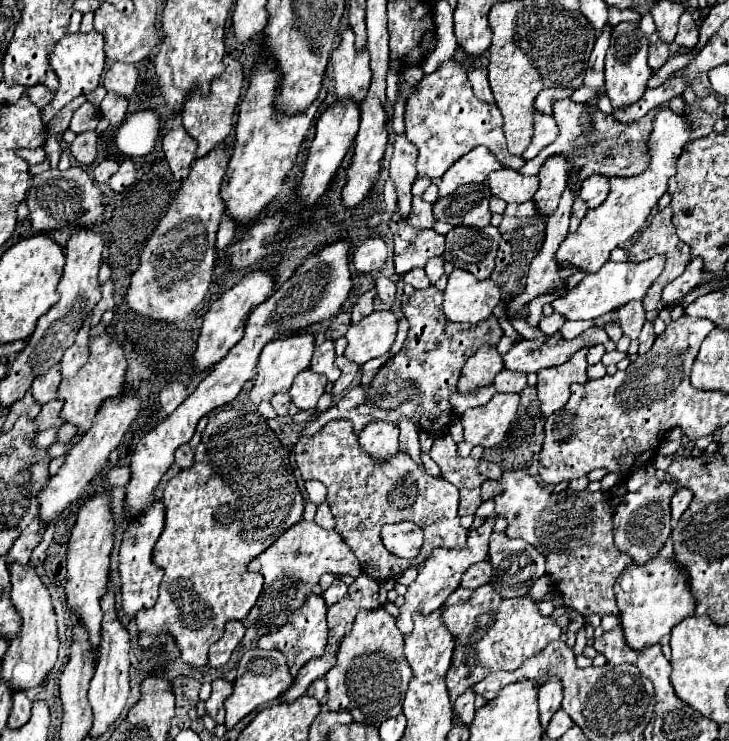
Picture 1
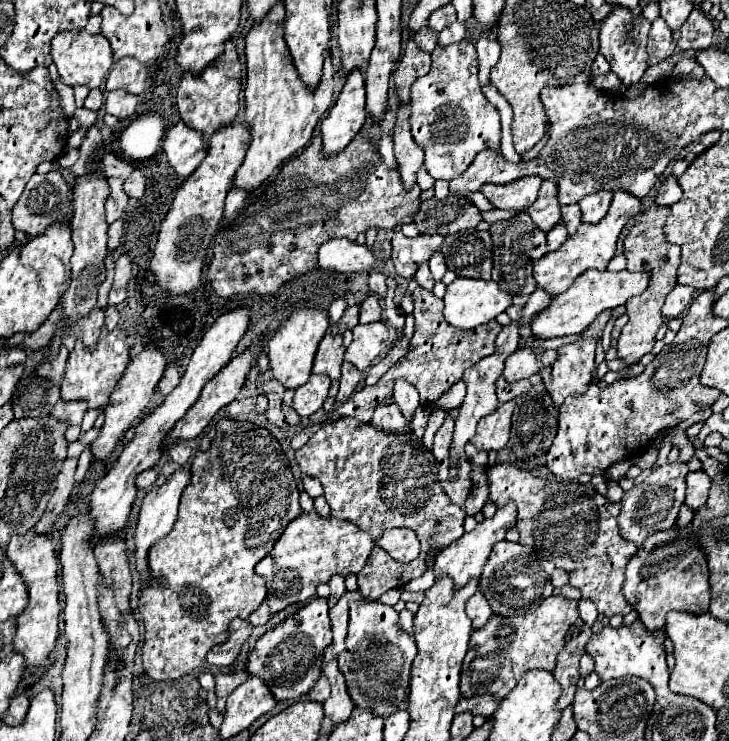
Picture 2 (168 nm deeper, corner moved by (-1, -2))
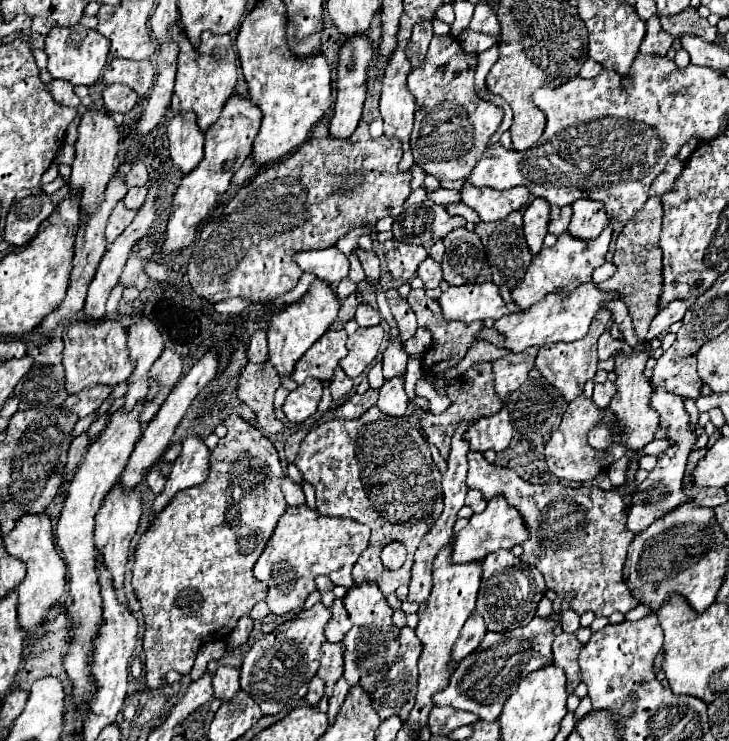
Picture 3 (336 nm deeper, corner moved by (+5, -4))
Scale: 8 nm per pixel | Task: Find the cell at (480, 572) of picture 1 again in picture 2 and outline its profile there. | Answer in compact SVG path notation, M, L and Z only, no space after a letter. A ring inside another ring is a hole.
M476 591L474 597L470 597L470 601L468 601L468 605L466 605L466 611L468 611L468 617L472 619L472 629L474 629L474 631L476 631L476 629L482 629L482 627L488 623L490 615L492 615L490 605L488 605L486 597L480 595L480 591Z

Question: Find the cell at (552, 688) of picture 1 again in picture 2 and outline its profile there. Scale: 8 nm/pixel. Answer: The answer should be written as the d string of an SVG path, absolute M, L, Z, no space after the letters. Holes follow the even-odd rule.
M582 625L582 631L578 635L574 635L566 645L564 649L560 651L558 655L558 663L556 663L556 669L552 671L556 681L564 687L562 691L562 697L560 697L560 709L568 707L574 699L574 693L576 693L576 683L580 679L580 673L578 673L578 663L580 663L580 657L584 655L584 645L588 643L588 637L592 635L590 627L588 625Z

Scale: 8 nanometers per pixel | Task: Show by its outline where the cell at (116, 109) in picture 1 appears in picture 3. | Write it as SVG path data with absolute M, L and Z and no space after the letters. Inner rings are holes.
M110 85L104 89L104 107L108 113L128 113L136 103L138 95L126 85Z

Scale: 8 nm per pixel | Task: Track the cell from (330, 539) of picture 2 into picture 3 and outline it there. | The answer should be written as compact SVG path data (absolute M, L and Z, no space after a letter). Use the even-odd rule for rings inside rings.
M308 505L288 507L280 517L266 551L254 565L254 577L260 581L270 580L266 603L274 615L282 615L294 609L300 609L306 597L314 591L314 579L326 575L332 583L350 587L352 567L360 553L368 547L370 529L354 519L336 519L324 517Z

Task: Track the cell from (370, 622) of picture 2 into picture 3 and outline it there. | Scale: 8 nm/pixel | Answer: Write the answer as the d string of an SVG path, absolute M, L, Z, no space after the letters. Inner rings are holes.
M362 583L358 587L350 587L342 601L352 621L352 629L342 639L342 645L346 647L344 679L348 681L350 687L360 685L372 697L378 683L382 683L382 675L386 667L394 663L398 655L398 631L400 629L392 621L392 607L386 603L384 595L374 583Z

